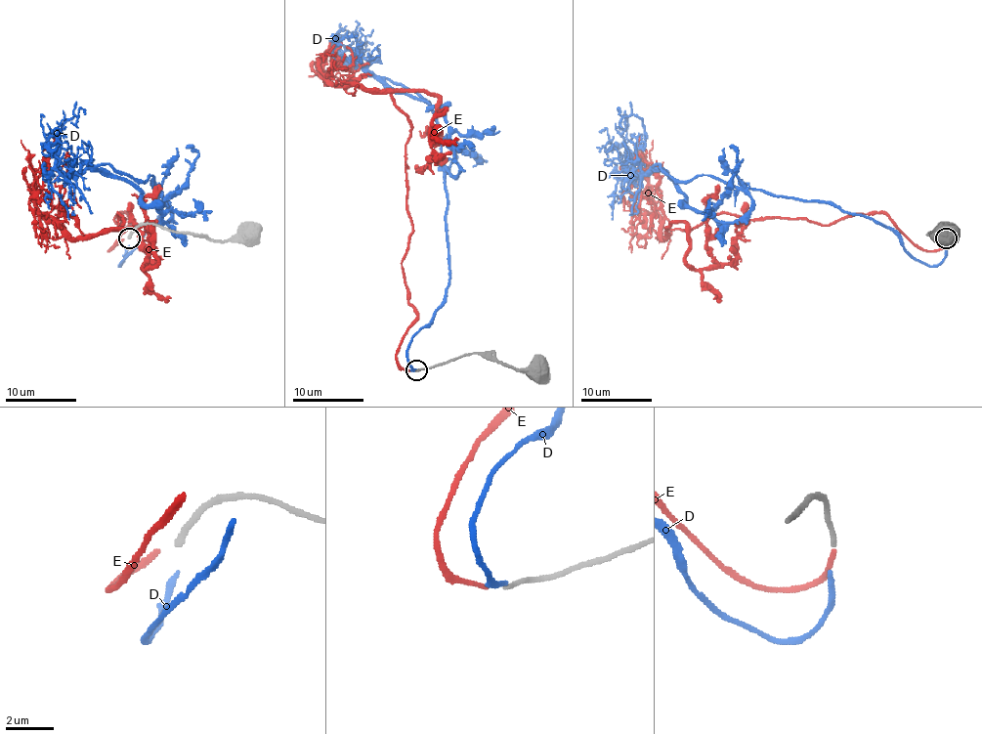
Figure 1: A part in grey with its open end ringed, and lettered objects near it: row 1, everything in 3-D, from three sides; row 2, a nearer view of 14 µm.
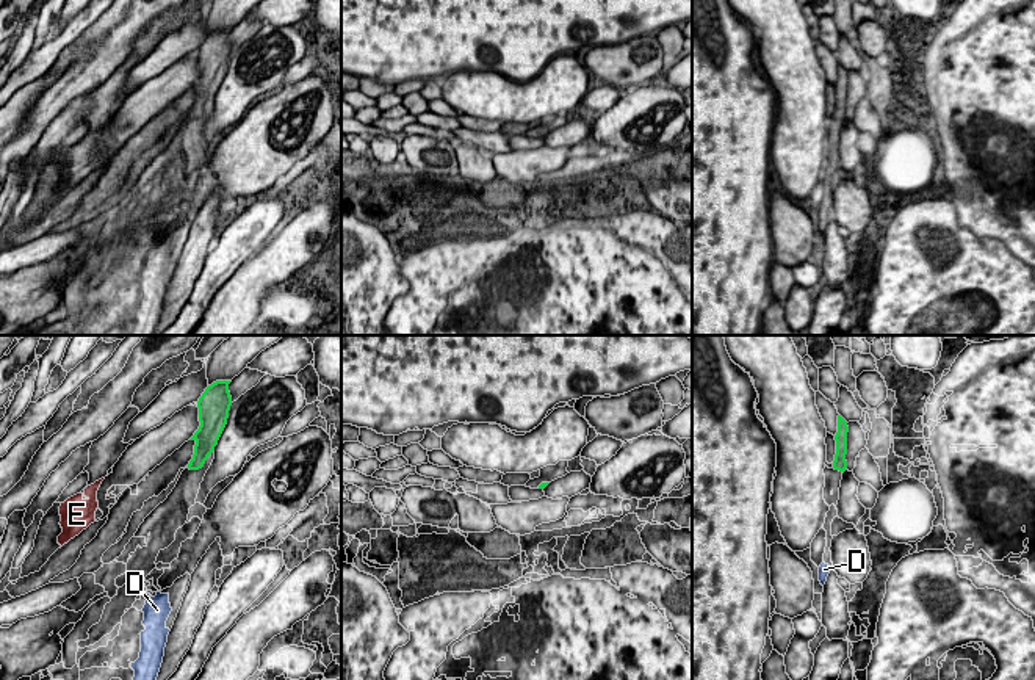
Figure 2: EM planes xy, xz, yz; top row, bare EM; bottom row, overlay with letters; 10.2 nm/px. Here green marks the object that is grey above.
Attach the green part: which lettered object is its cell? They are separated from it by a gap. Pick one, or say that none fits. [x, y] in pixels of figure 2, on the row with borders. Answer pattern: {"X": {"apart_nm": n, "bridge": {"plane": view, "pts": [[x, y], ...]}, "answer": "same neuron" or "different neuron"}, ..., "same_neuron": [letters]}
{"D": {"apart_nm": 950, "bridge": {"plane": "yz", "pts": [[843, 472], [824, 563]]}, "answer": "same neuron"}, "E": {"apart_nm": 800, "bridge": {"plane": "xy", "pts": [[188, 467], [111, 486]]}, "answer": "different neuron"}, "same_neuron": ["D"]}

